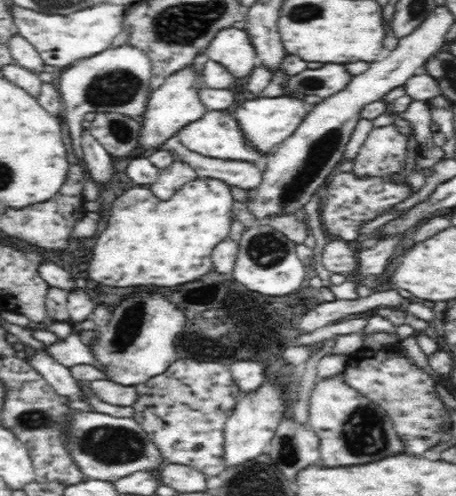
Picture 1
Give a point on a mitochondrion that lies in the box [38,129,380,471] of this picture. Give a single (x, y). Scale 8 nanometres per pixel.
(112, 445)

